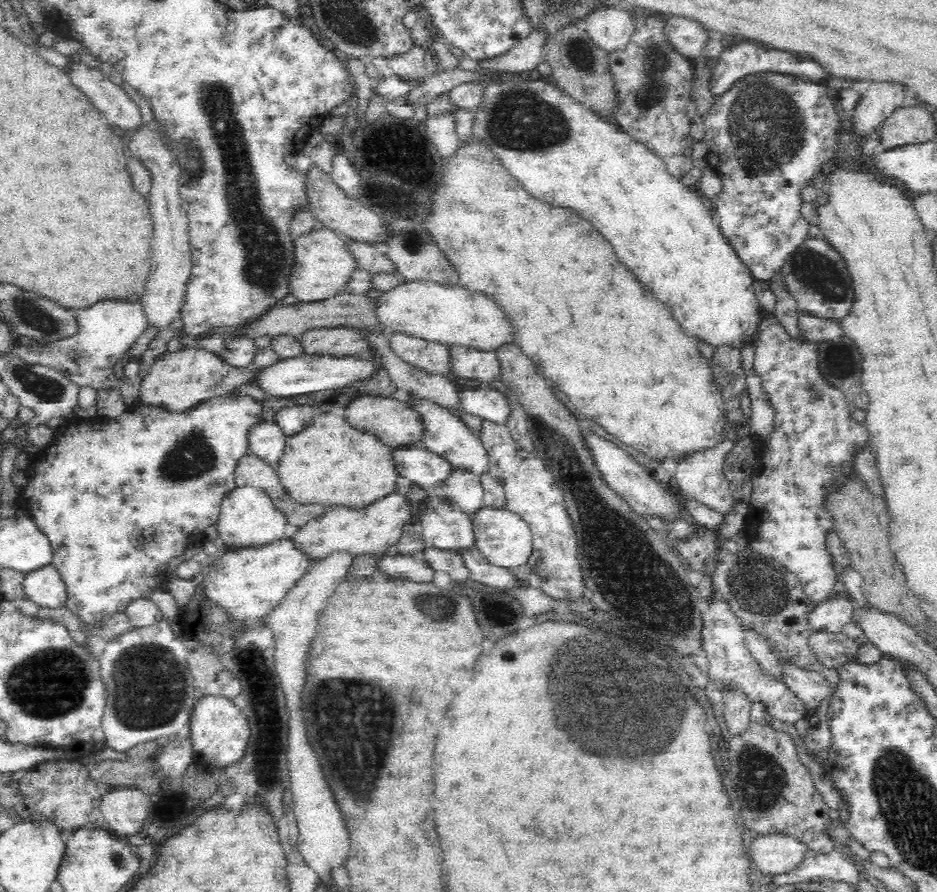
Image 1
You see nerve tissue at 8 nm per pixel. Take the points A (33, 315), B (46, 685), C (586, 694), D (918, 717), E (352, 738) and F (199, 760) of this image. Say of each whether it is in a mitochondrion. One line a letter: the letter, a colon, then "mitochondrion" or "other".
A: mitochondrion
B: mitochondrion
C: mitochondrion
D: other
E: mitochondrion
F: other

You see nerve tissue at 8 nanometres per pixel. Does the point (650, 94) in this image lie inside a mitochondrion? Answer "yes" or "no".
yes

